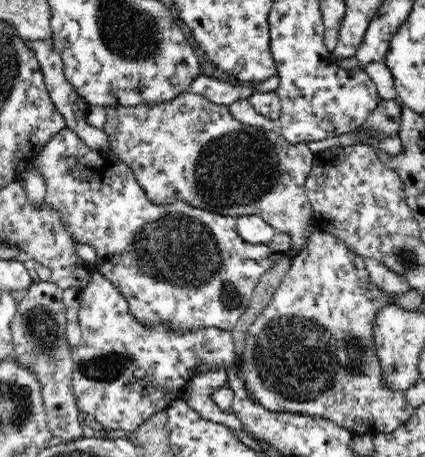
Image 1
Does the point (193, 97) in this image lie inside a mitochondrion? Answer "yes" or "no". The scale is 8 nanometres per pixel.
no

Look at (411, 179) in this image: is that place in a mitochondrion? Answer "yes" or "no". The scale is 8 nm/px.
no

